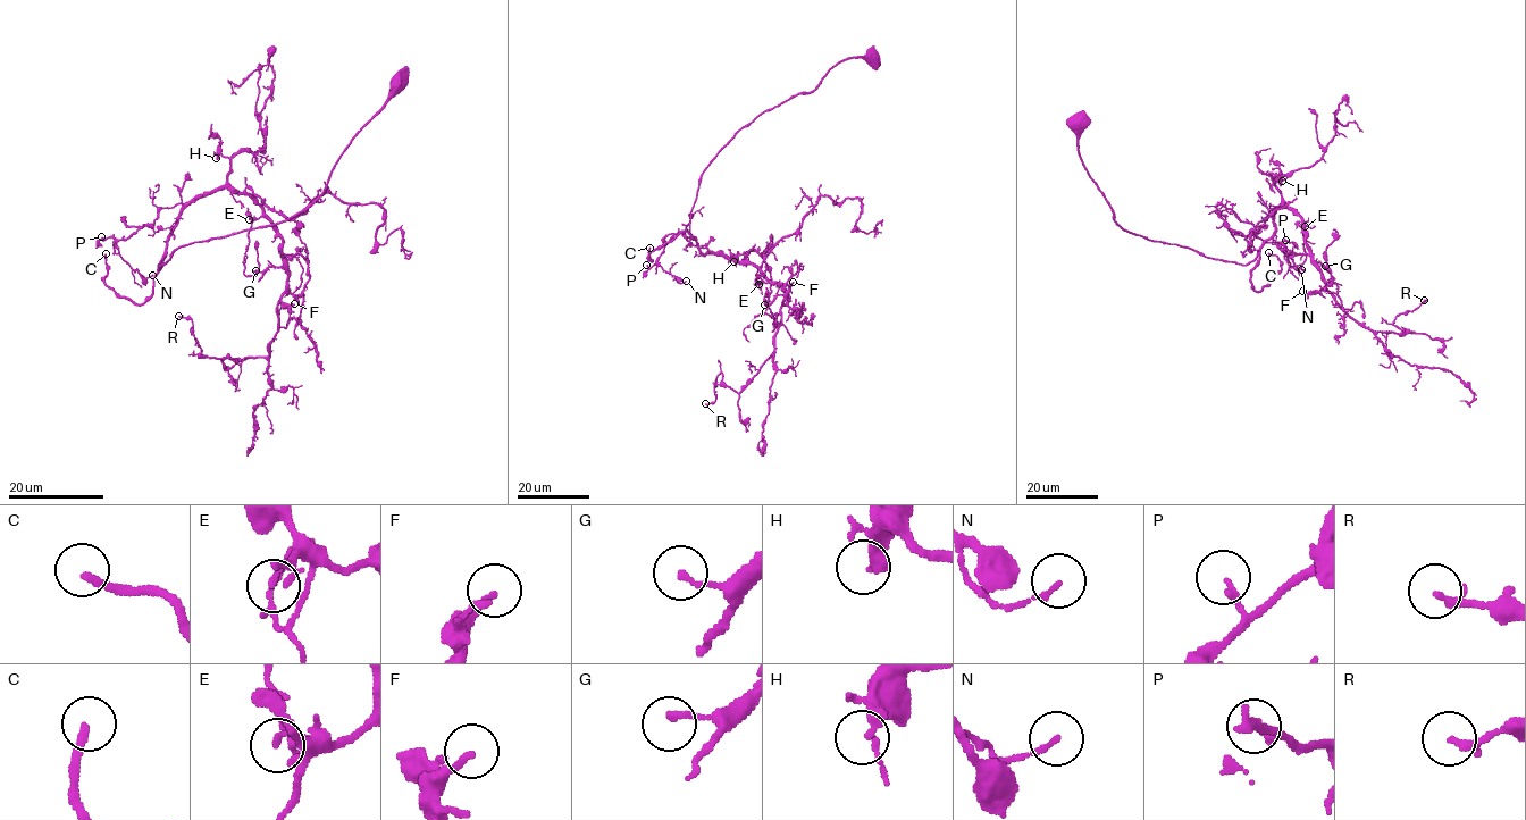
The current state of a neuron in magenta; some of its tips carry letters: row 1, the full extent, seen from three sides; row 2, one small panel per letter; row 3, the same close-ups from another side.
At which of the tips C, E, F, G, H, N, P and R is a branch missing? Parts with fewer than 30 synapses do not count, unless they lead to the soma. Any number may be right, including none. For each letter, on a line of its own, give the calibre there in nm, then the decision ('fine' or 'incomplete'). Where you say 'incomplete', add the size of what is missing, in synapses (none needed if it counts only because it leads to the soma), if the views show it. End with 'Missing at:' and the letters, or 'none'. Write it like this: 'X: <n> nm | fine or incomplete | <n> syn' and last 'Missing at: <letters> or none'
C: 220 nm | incomplete | 100 syn
E: 150 nm | fine
F: 190 nm | incomplete | 30 syn
G: 170 nm | fine
H: 360 nm | fine
N: 140 nm | fine
P: 170 nm | fine
R: 200 nm | fine
Missing at: C, F

